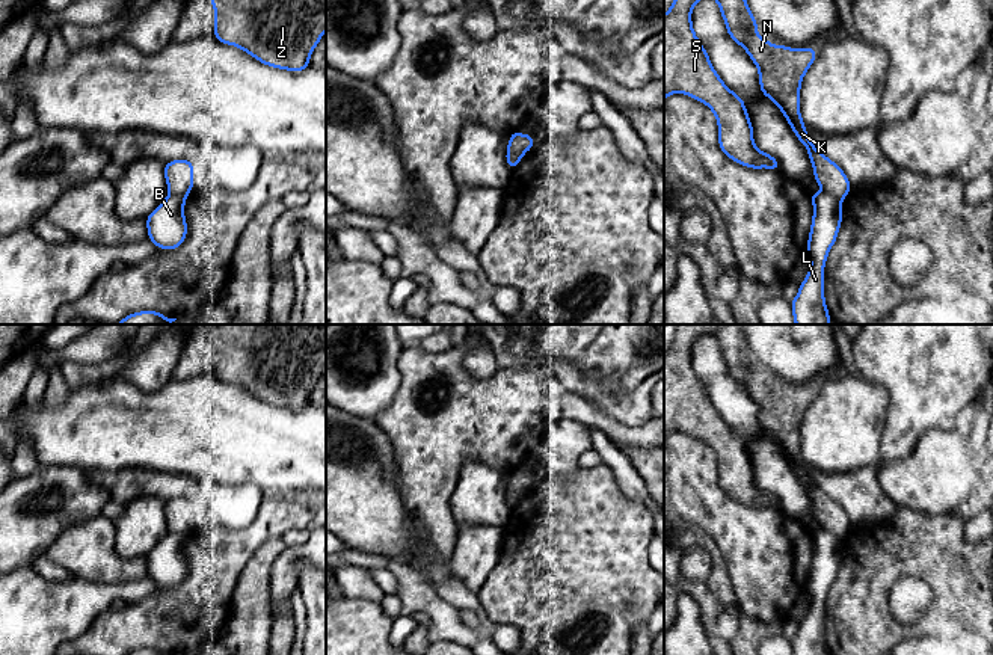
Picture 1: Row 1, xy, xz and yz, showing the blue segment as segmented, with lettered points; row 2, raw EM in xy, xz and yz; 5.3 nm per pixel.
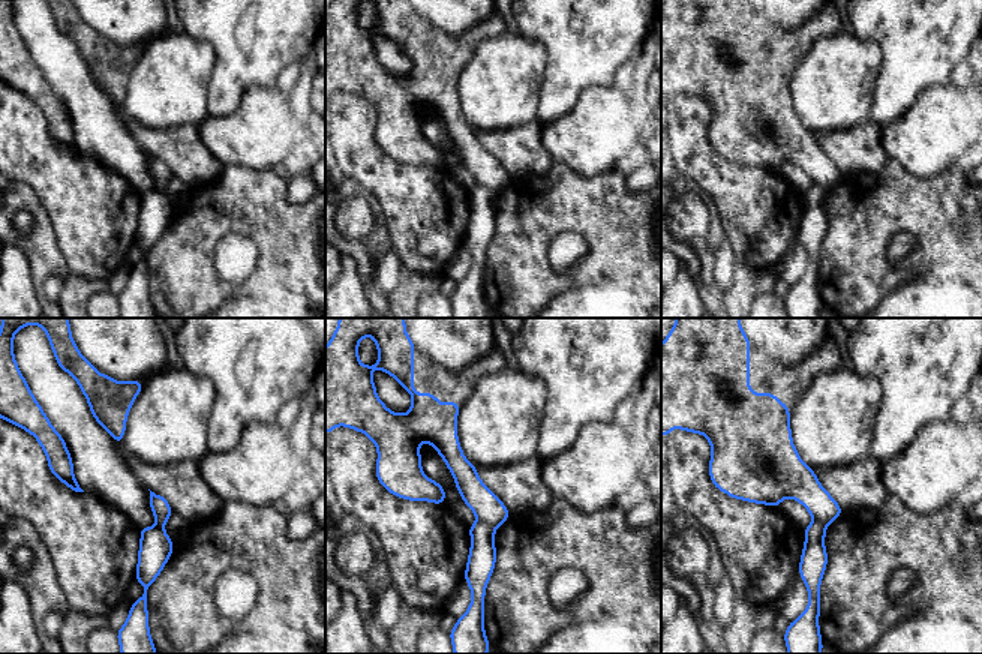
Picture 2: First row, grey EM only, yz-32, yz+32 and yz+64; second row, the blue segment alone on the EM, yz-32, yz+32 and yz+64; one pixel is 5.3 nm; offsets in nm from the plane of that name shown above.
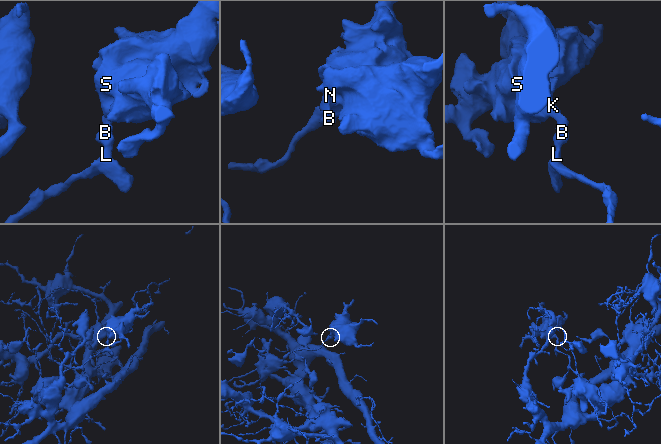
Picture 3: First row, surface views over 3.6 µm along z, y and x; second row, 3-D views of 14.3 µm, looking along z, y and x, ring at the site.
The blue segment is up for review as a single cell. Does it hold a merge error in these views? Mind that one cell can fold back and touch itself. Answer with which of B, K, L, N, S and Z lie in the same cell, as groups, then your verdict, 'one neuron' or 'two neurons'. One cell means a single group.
B L / K N S Z; two neurons

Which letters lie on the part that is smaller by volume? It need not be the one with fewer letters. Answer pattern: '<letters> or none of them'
K, N, S, Z

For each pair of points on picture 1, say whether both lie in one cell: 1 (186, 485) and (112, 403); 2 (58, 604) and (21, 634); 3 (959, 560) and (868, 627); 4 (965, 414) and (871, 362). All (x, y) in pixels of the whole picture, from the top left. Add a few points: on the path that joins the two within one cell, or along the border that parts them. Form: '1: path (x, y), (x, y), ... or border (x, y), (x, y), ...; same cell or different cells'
1: border (139, 467), (174, 471), (196, 480); different cells
2: path (49, 611), (43, 613), (30, 625); same cell
3: path (928, 560), (903, 560), (868, 596); same cell
4: border (972, 403), (957, 414), (953, 427); different cells

